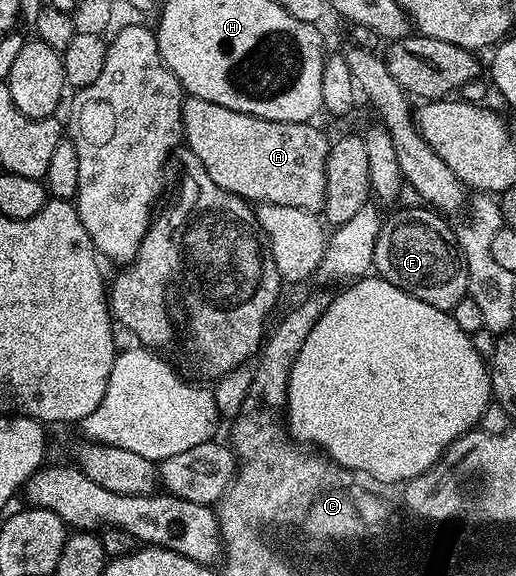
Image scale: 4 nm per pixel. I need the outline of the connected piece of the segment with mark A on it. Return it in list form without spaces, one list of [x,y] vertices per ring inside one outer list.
[[[193,97],[183,98],[182,101],[182,134],[184,136],[185,146],[192,152],[196,153],[196,157],[200,157],[200,165],[204,165],[204,169],[208,169],[208,177],[212,177],[212,181],[216,181],[216,185],[220,185],[220,189],[224,189],[230,195],[238,195],[241,199],[249,201],[251,204],[271,203],[272,205],[292,205],[292,209],[304,209],[305,211],[321,212],[326,206],[326,162],[328,161],[328,153],[330,152],[331,140],[326,139],[326,135],[320,128],[314,127],[313,122],[309,123],[277,123],[276,121],[268,121],[261,119],[255,115],[248,113],[240,113],[232,109],[224,109],[224,105],[216,105],[212,101],[204,101]]]

